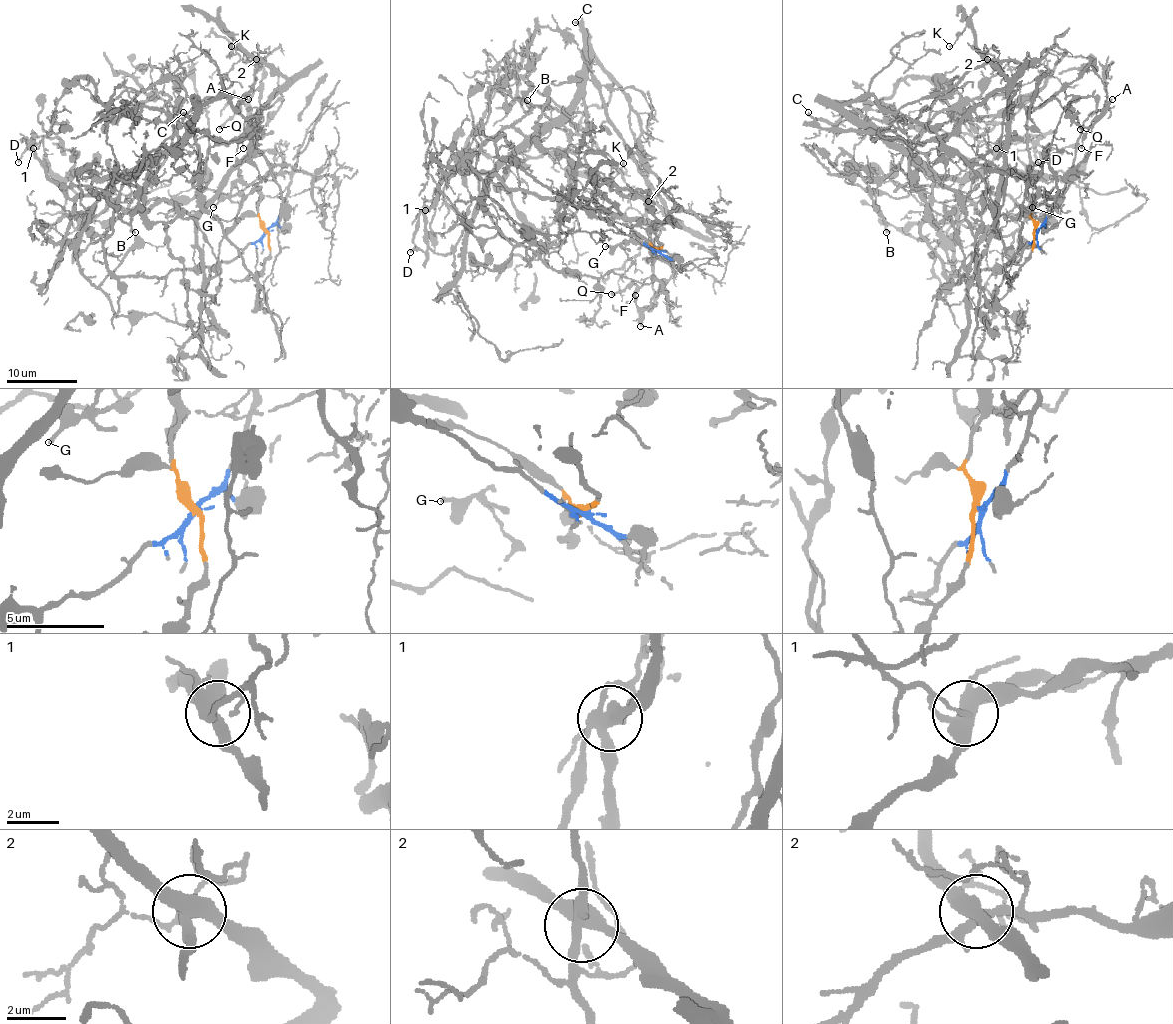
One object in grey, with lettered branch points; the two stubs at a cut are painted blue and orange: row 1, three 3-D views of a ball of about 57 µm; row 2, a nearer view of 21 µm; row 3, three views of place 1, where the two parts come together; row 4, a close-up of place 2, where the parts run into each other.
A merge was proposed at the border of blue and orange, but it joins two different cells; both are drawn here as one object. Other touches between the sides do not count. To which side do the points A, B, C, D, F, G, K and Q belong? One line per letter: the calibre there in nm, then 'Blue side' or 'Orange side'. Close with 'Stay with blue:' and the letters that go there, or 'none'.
A: Thickness 340 nm. Orange side
B: Thickness 280 nm. Orange side
C: Thickness 260 nm. Orange side
D: Thickness 240 nm. Orange side
F: Thickness 110 nm. Orange side
G: Thickness 190 nm. Orange side
K: Thickness 130 nm. Orange side
Q: Thickness 360 nm. Orange side
Stay with blue: none

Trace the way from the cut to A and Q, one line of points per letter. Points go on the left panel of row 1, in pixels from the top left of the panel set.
A: (266, 231), (259, 189), (237, 173), (250, 152), (250, 129), (281, 101), (259, 127), (248, 99)
Q: (266, 231), (259, 189), (237, 175), (250, 152), (250, 129), (267, 106), (260, 92), (218, 129)

